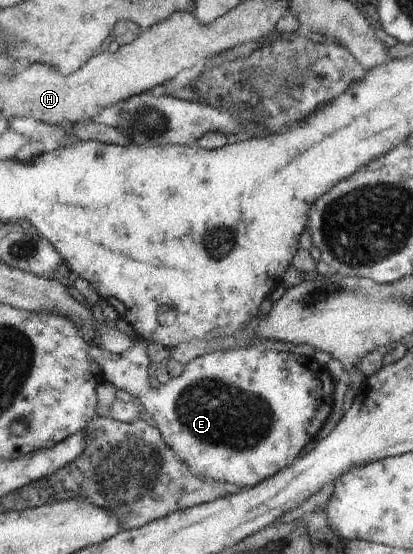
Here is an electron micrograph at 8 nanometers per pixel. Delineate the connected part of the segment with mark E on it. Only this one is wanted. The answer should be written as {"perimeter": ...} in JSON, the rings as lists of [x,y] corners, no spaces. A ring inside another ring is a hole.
{"perimeter":[[[136,344],[134,348],[130,348],[124,354],[114,354],[97,346],[88,348],[88,356],[98,364],[103,380],[110,382],[117,389],[129,392],[134,396],[135,402],[140,405],[140,408],[151,414],[164,442],[174,451],[177,459],[181,460],[182,464],[185,464],[187,467],[191,466],[194,470],[204,475],[205,478],[212,478],[217,484],[234,484],[239,489],[254,488],[254,486],[258,486],[263,480],[268,480],[271,476],[278,474],[283,468],[288,468],[288,466],[294,464],[300,452],[306,448],[306,444],[315,440],[316,435],[324,428],[326,420],[332,414],[332,406],[334,406],[334,384],[336,380],[330,375],[325,363],[322,363],[319,357],[311,359],[304,355],[294,356],[294,354],[290,353],[276,352],[262,348],[257,349],[256,347],[242,347],[225,351],[217,350],[192,359],[185,364],[184,372],[180,376],[170,378],[164,384],[160,383],[155,389],[148,382],[152,369],[147,354],[147,348],[140,346],[140,344]]]}

